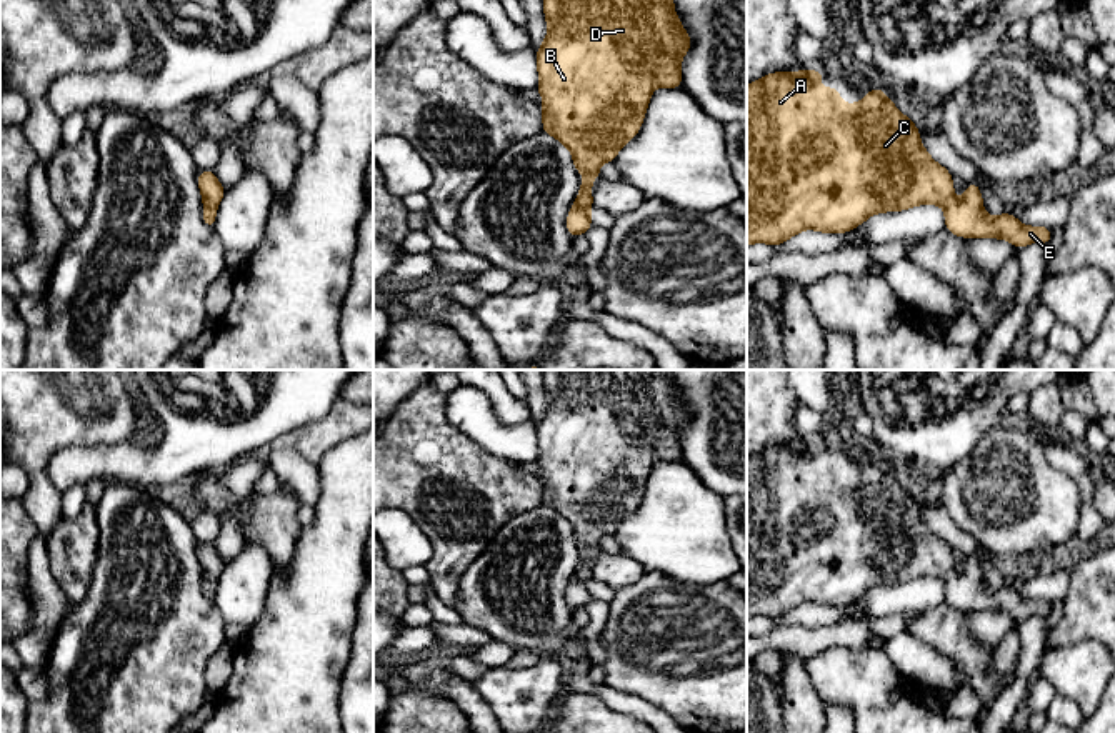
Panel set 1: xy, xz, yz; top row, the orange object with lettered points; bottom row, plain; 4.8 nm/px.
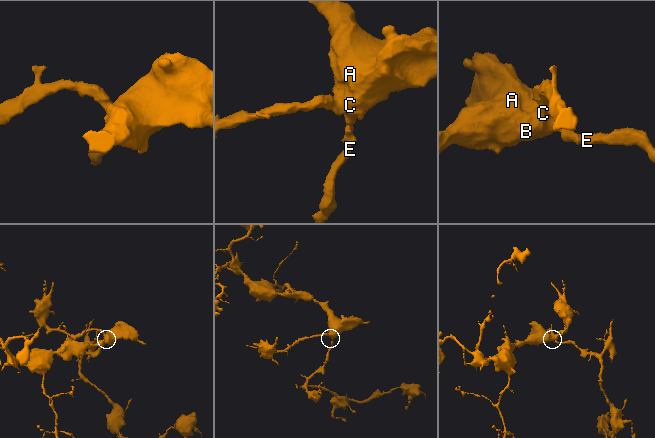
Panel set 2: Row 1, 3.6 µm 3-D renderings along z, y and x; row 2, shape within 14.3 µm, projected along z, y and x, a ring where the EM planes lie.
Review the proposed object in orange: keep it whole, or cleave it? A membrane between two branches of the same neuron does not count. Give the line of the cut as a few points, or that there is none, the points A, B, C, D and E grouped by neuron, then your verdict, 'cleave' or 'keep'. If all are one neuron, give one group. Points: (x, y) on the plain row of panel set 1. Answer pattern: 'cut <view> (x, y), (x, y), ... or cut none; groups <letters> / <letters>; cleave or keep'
cut none; groups A B C D E; keep

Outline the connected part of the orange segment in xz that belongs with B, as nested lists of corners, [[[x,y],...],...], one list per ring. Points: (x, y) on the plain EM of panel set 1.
[[[543,370],[548,408],[537,425],[538,458],[543,470],[542,506],[553,508],[573,528],[573,538],[585,548],[578,570],[567,590],[572,611],[592,601],[592,553],[603,535],[613,535],[618,523],[640,503],[655,460],[682,461],[680,436],[690,421],[690,410],[673,383],[673,370]]]

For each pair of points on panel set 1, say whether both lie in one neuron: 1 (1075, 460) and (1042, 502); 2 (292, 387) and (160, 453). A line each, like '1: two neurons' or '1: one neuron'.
1: two neurons
2: one neuron

